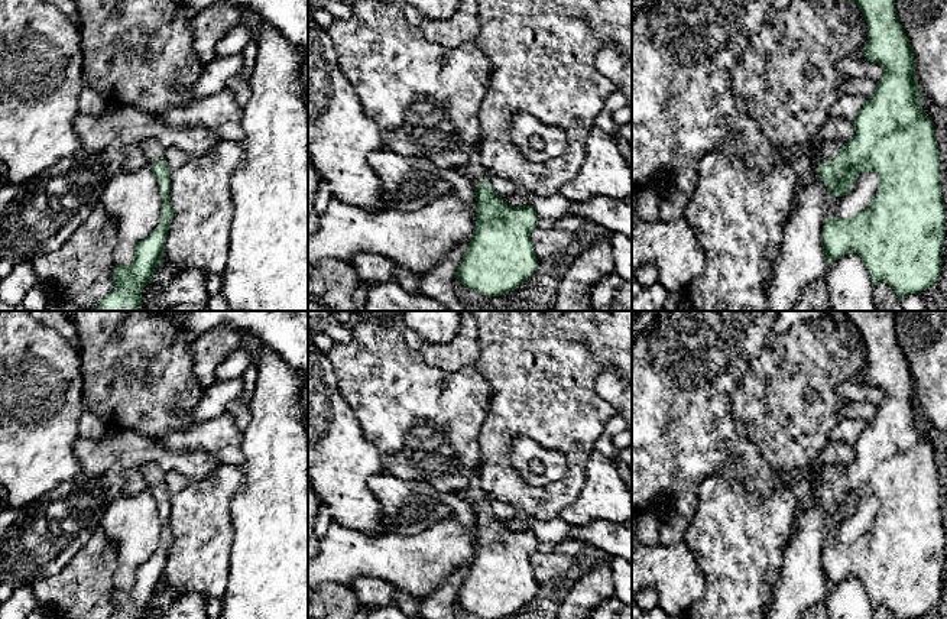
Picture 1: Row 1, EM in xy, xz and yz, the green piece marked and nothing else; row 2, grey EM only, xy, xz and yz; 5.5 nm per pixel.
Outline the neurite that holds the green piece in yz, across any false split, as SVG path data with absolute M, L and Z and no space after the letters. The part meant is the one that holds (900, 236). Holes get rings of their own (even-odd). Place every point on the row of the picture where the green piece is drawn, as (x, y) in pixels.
M895 0L852 1L866 20L867 42L862 55L867 61L880 65L883 77L876 82L873 95L866 100L863 108L853 117L854 137L843 146L820 142L814 166L831 197L846 195L862 172L876 172L879 185L872 202L852 218L828 217L821 231L821 246L826 263L836 262L847 253L857 253L870 273L872 286L875 288L879 282L885 282L904 299L907 295L921 294L940 276L946 236L946 208L940 182L941 161L933 119L920 104L922 95L915 80L914 52L898 20Z

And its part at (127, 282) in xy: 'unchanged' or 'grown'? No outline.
grown

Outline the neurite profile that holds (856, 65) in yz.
M862 54L840 61L839 71L847 78L867 78L875 82L883 77L882 67L867 61Z

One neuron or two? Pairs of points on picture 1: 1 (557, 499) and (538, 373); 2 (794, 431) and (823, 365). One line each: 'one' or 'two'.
1: one
2: one

